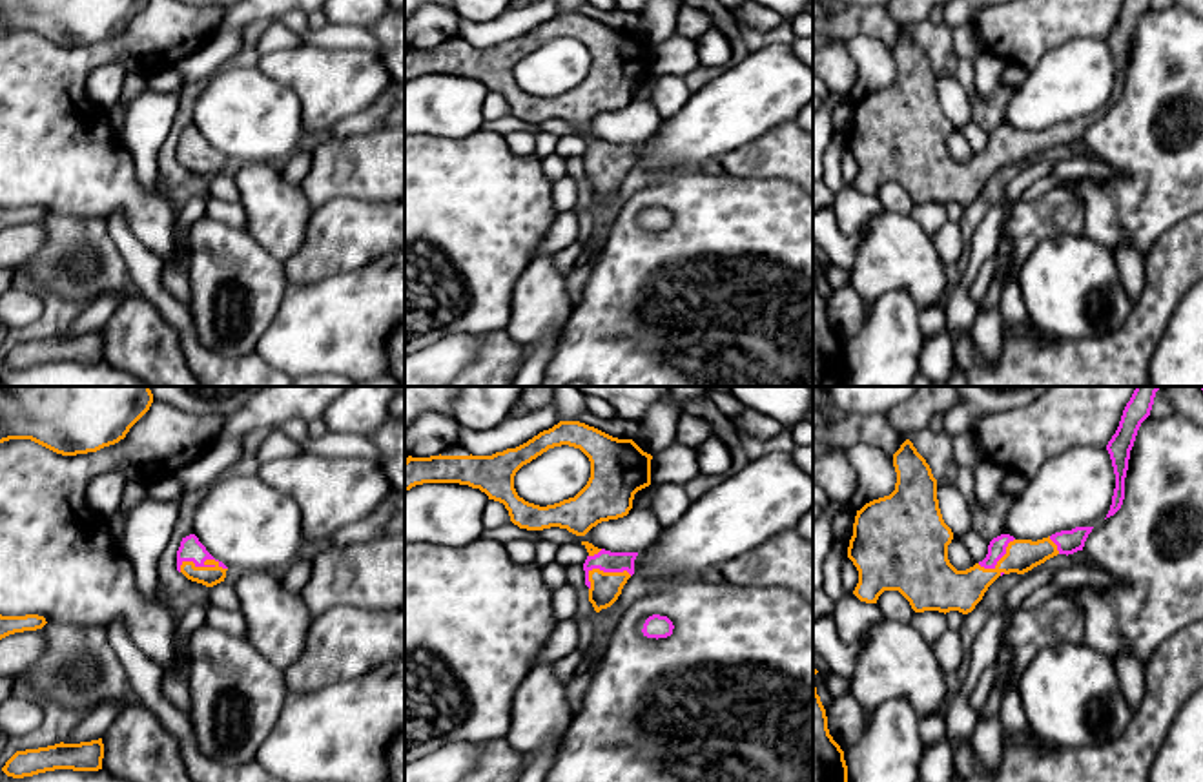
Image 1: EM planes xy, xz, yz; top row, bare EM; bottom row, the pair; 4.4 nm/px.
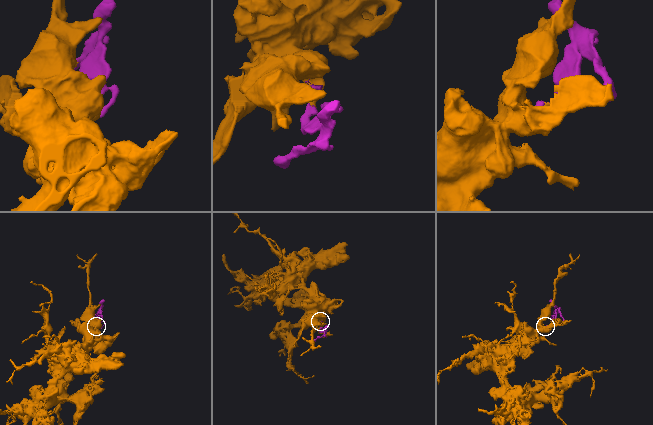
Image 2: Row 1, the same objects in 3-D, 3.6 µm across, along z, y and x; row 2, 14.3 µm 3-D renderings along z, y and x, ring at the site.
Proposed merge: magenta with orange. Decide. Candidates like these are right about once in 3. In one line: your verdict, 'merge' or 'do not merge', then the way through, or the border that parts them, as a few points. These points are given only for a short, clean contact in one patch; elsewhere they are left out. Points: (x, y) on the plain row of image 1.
merge

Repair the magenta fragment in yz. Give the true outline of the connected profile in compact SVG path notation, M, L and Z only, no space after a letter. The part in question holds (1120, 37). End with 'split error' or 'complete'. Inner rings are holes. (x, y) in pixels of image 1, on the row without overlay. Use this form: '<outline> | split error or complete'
M1125 0L1119 18L1106 36L1116 66L1116 80L1106 109L1114 108L1123 97L1130 42L1134 38L1141 15L1150 7L1150 2L1152 0Z | complete

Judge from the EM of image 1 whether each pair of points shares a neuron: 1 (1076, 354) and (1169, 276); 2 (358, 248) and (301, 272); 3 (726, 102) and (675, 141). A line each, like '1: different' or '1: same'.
1: same
2: same
3: same

